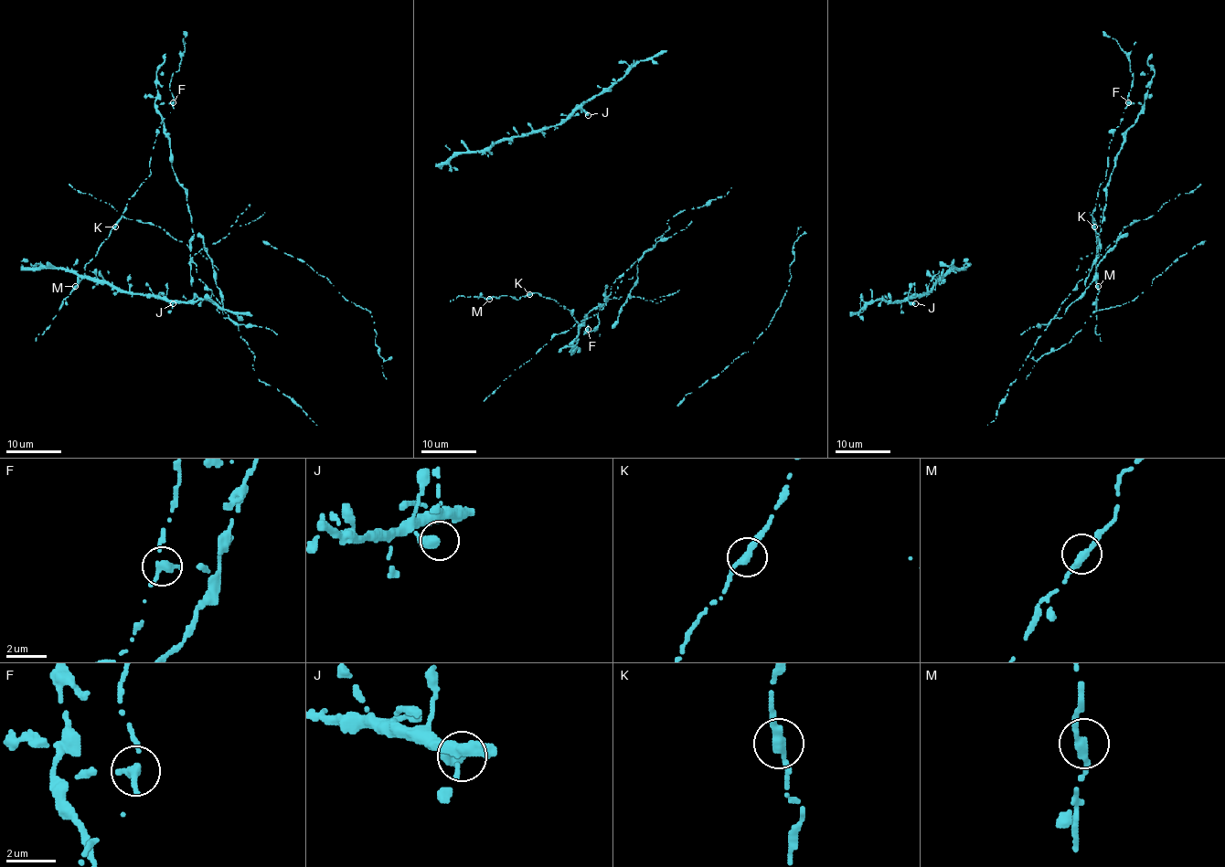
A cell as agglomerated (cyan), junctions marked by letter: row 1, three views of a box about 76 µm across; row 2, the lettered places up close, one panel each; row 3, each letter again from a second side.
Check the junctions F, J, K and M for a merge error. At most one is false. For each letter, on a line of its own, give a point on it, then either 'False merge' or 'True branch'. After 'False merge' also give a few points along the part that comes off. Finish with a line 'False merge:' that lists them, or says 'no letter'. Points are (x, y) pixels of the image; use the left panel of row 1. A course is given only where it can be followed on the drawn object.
F: Place: (173, 102). False merge
J: Place: (173, 303). True branch
K: Place: (115, 227). True branch
M: Place: (75, 286). True branch
False merge: F

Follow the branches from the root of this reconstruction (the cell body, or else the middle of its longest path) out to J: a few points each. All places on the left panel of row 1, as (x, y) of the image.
J: (161, 297), (173, 303)

